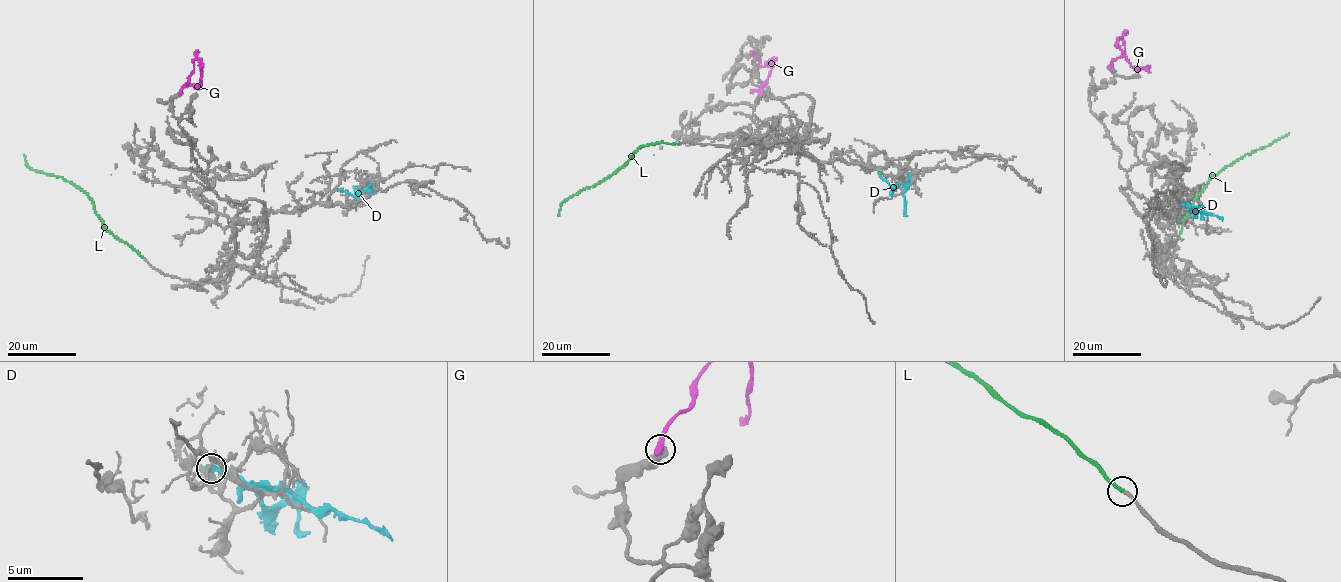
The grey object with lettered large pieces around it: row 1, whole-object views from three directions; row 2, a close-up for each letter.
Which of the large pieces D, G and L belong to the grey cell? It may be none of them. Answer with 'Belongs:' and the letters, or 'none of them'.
Belongs: L

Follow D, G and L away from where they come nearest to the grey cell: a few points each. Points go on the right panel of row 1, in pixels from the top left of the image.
D: (1181, 203), (1193, 207), (1195, 215), (1185, 203)
G: (1110, 66), (1111, 61), (1125, 50), (1122, 40), (1119, 39), (1118, 46), (1130, 64), (1136, 68), (1150, 66)
L: (1178, 238), (1193, 199), (1211, 177), (1245, 154), (1289, 133)

